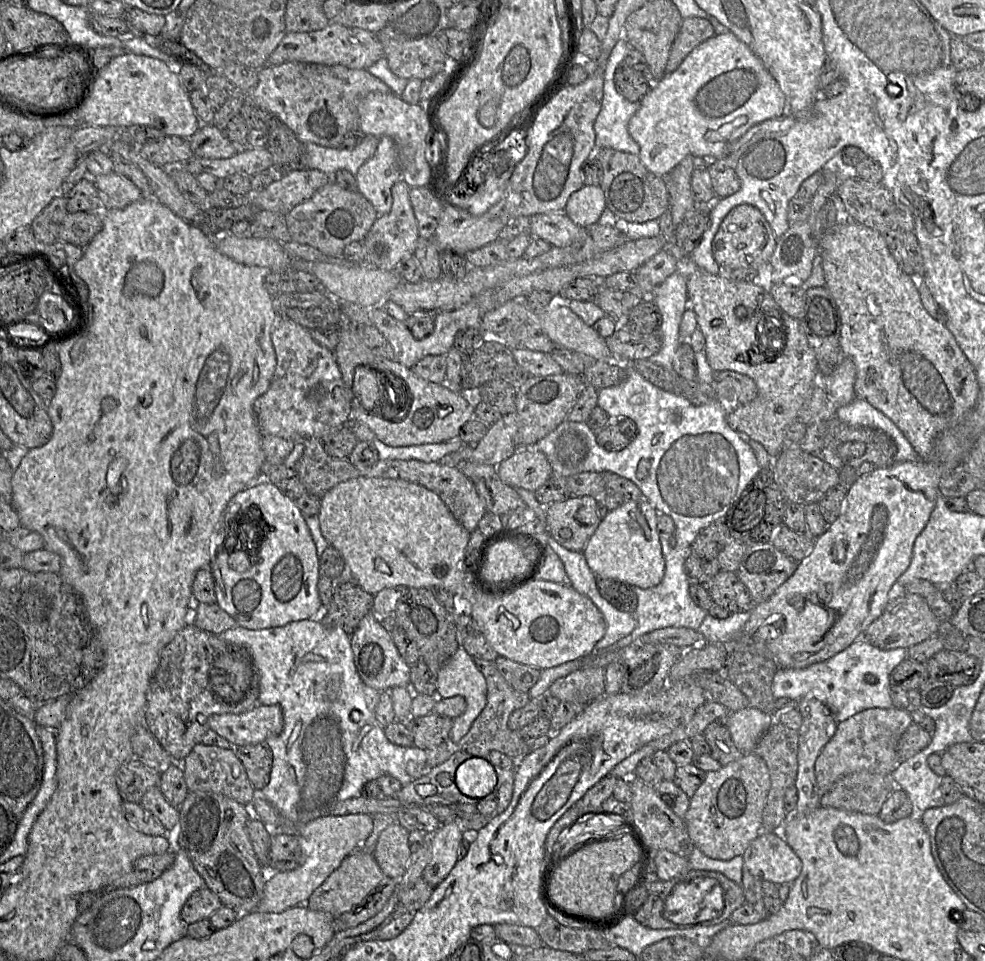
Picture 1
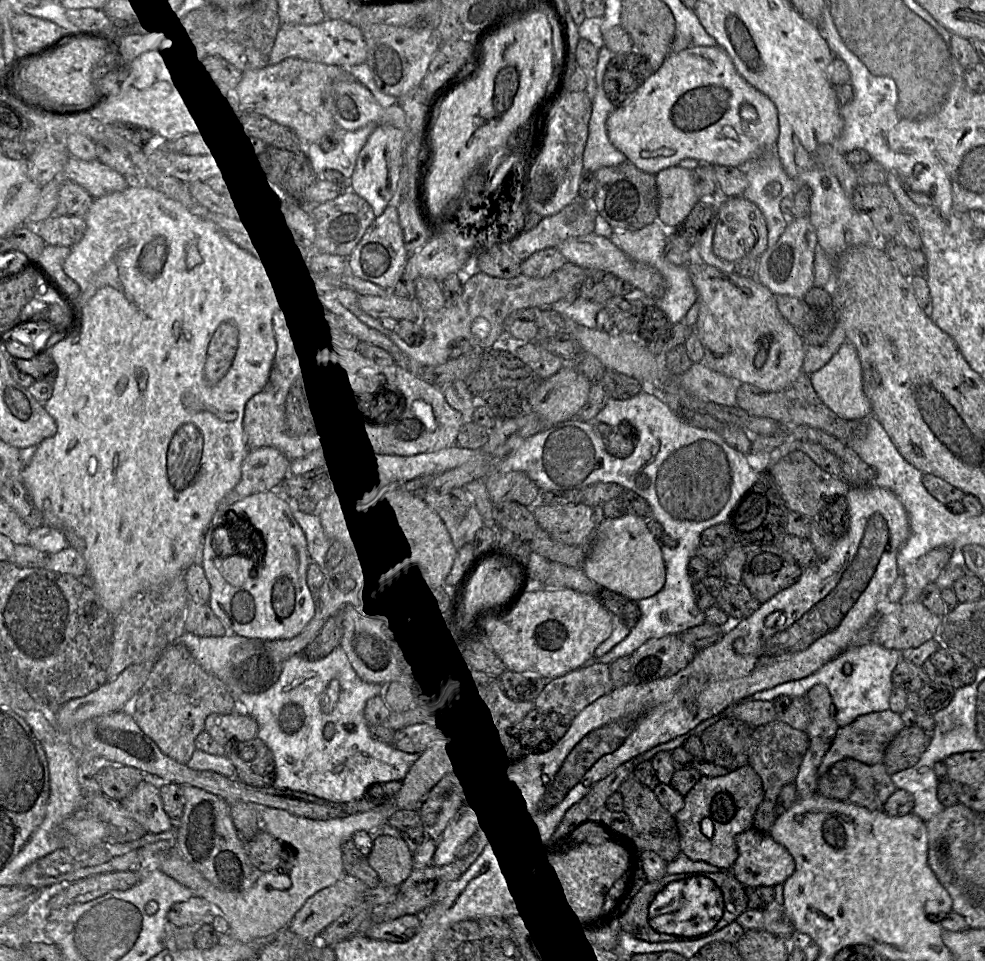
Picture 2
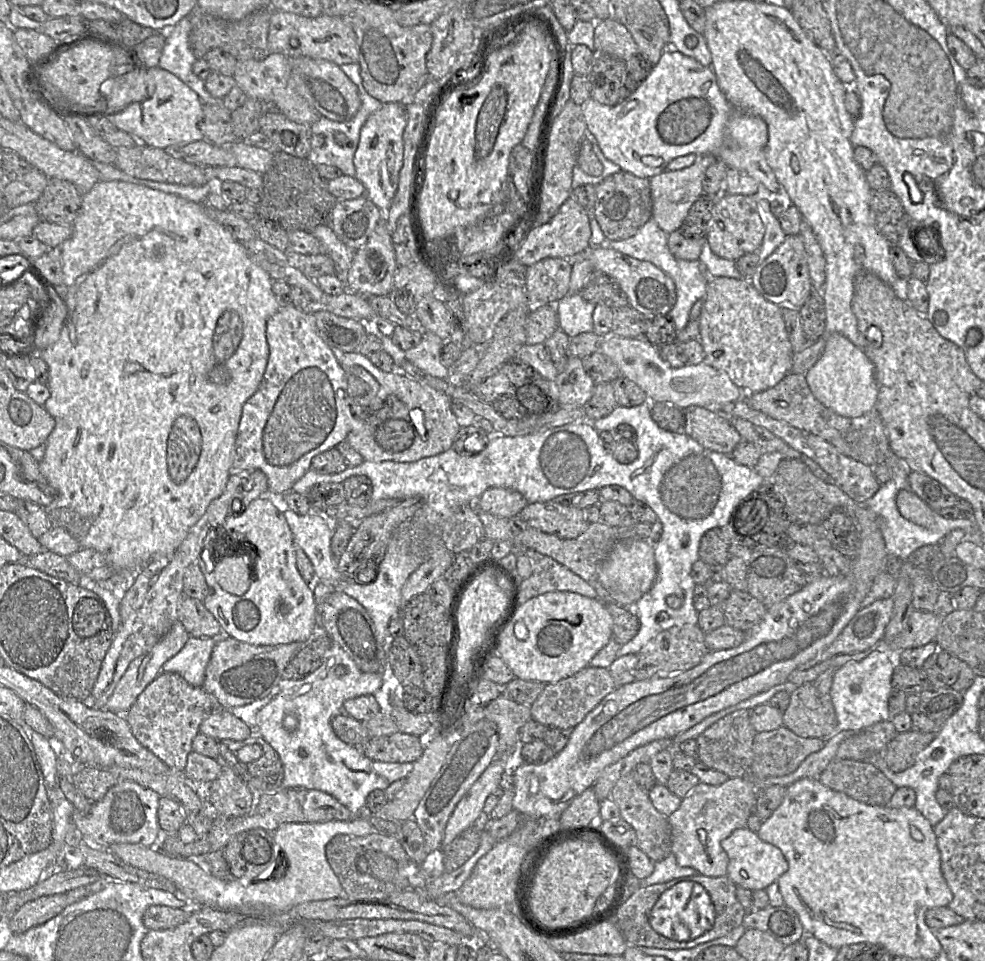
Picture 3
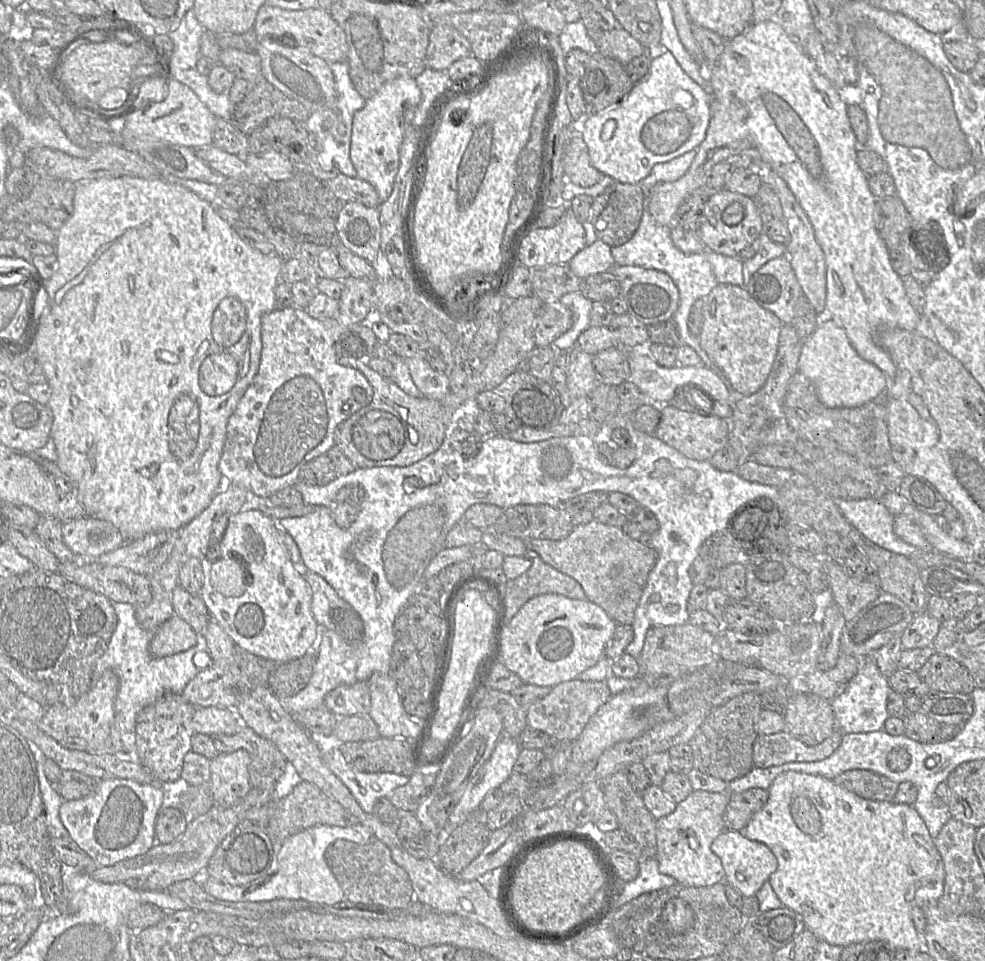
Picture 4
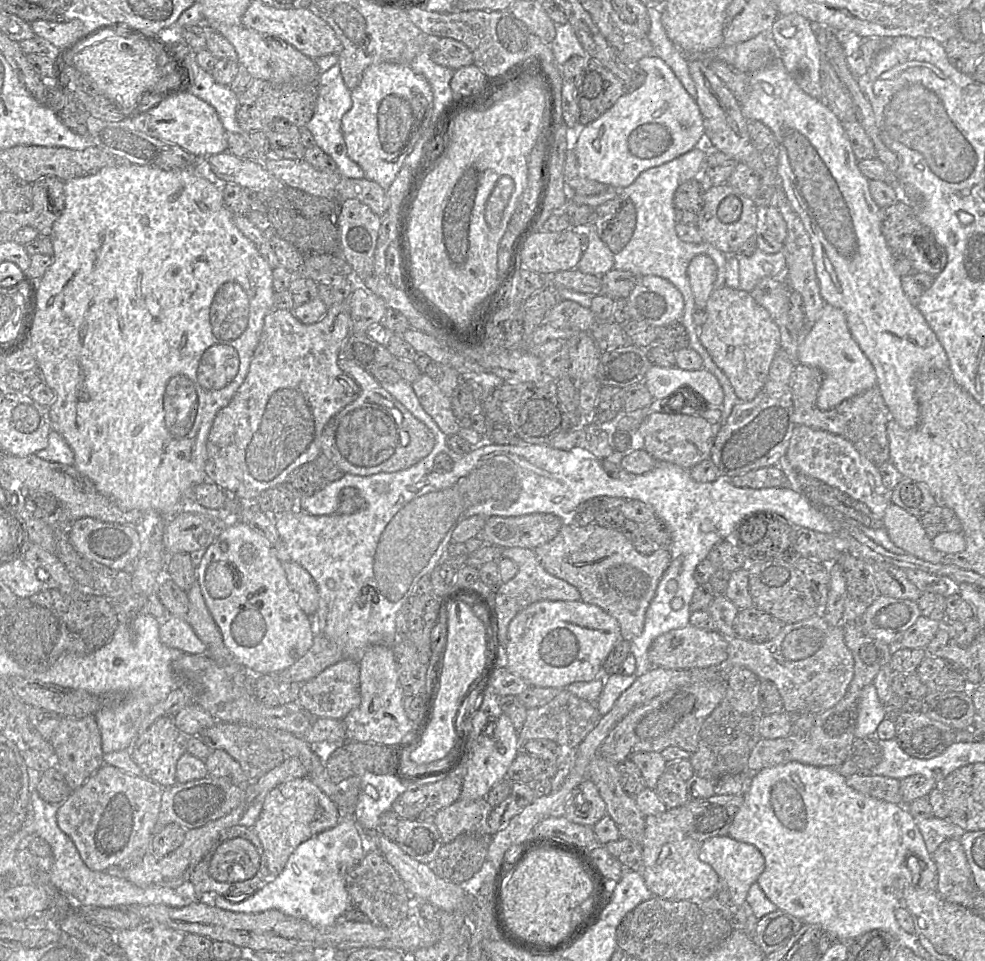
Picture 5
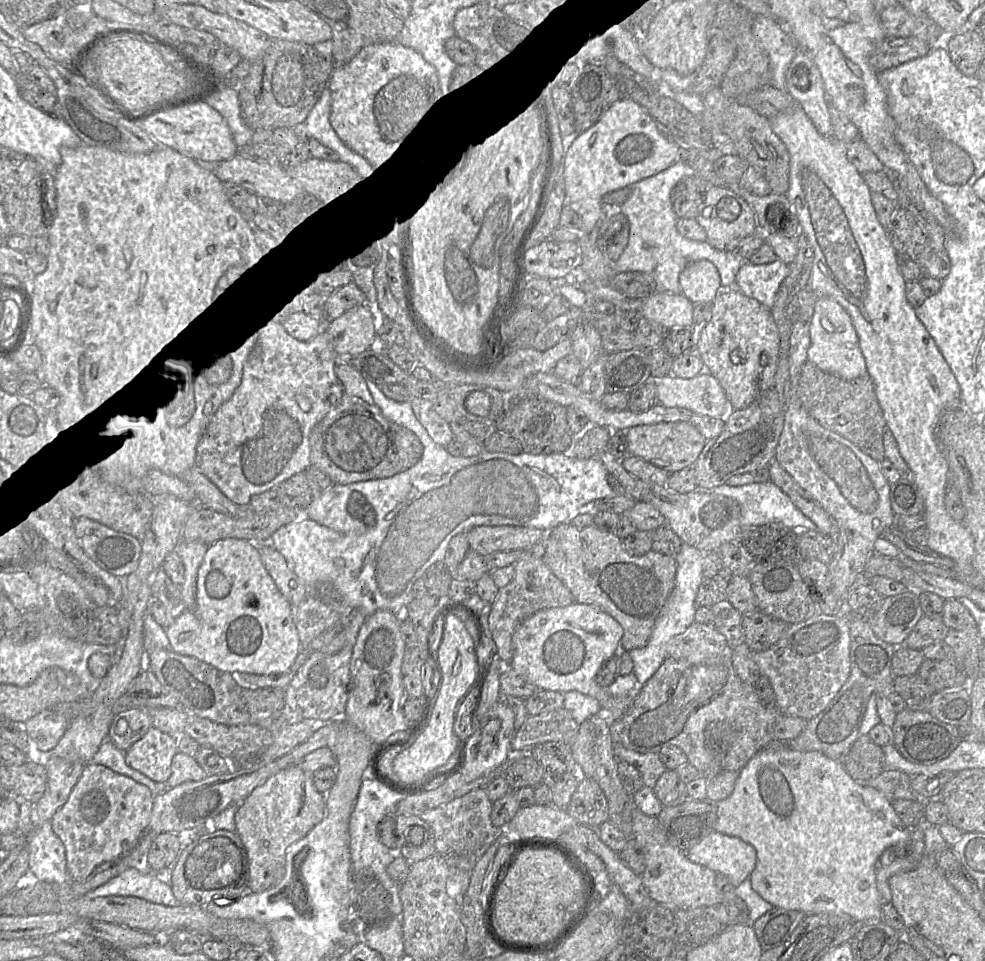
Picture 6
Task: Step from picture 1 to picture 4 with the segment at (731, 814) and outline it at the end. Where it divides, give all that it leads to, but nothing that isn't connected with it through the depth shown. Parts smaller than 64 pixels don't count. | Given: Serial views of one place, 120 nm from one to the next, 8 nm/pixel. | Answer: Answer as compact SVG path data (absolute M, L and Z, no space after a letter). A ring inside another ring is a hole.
M702 790L694 791L678 803L673 813L656 820L657 854L655 859L662 874L676 879L677 884L686 887L708 887L725 881L725 871L721 859L711 851L712 842L725 831L724 813L730 793L713 793Z

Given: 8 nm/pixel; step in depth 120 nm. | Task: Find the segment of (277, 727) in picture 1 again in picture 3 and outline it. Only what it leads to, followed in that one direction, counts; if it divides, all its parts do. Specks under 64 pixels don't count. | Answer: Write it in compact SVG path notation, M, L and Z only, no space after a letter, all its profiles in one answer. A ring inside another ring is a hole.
M220 709L205 718L199 726L199 732L216 741L224 739L241 741L253 733L244 721L235 716L231 710L225 709Z

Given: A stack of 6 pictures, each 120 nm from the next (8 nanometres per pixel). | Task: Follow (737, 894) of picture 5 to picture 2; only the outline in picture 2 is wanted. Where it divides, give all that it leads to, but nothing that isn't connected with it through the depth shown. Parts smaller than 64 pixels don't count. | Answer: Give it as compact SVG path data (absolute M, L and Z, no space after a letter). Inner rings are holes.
M752 828L738 834L735 843L739 855L731 871L744 887L775 887L783 884L795 871L796 864L793 856L767 833Z

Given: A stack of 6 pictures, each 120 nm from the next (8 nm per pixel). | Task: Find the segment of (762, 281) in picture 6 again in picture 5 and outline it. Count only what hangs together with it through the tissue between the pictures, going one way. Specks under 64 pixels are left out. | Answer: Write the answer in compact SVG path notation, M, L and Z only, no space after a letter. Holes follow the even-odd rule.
M757 248L753 255L739 258L739 289L750 293L766 276L787 281L786 269L782 250L768 254Z

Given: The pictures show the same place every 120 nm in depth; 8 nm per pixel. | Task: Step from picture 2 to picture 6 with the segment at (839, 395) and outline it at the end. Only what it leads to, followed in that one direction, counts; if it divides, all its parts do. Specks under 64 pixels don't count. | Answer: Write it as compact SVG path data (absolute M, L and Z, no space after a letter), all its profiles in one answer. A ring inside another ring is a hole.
M818 297L810 326L808 361L821 370L851 380L867 373L859 338L849 313L835 300Z

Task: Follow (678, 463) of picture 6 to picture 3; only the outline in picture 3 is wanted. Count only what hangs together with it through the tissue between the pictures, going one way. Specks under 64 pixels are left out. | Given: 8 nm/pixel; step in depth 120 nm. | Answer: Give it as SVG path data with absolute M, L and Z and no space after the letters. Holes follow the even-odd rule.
M702 407L683 409L684 432L703 447L730 455L742 437L730 420L717 411Z

